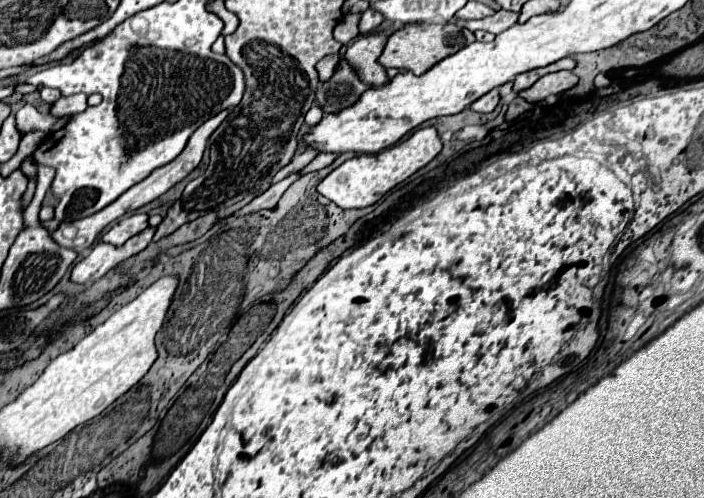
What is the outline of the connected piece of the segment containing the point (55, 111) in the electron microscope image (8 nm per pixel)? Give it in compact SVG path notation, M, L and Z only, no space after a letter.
M75 94L75 96L61 96L51 106L51 114L57 118L83 112L87 108L87 96L85 94Z

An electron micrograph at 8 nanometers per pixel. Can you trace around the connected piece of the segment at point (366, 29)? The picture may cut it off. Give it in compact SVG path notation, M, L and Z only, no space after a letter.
M367 8L367 10L363 12L363 16L361 16L359 30L361 30L361 34L369 34L369 32L373 32L381 22L383 22L383 14L377 12L377 10L373 10L373 8Z

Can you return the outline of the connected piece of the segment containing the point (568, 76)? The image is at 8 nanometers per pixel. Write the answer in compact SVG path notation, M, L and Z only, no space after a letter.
M561 70L561 72L555 72L555 74L547 74L543 78L539 78L533 88L521 92L519 96L525 98L527 102L531 104L537 104L541 100L545 100L547 96L555 96L555 94L561 94L561 92L567 92L571 90L575 84L577 84L577 76L569 70Z

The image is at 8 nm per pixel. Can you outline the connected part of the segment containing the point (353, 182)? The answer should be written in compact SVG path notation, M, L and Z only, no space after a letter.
M419 128L407 140L381 150L379 154L363 154L349 158L339 168L335 168L325 180L319 182L317 192L335 202L339 208L367 208L375 204L391 188L413 176L417 170L427 166L441 152L441 140L435 128Z

